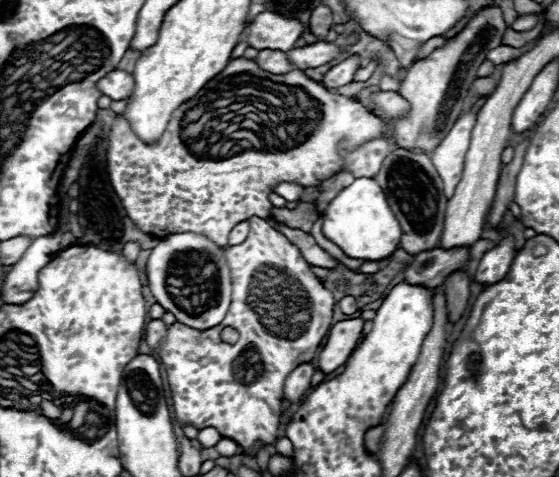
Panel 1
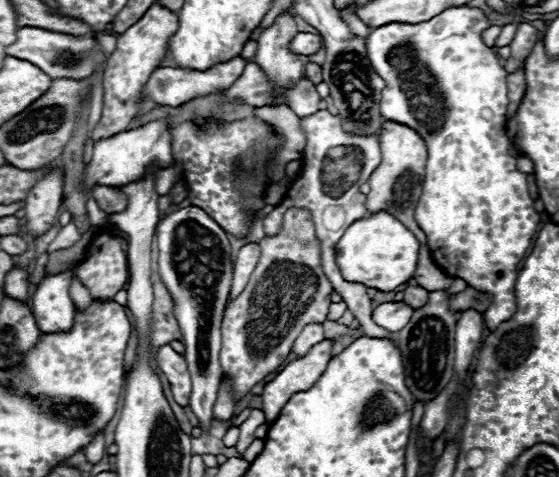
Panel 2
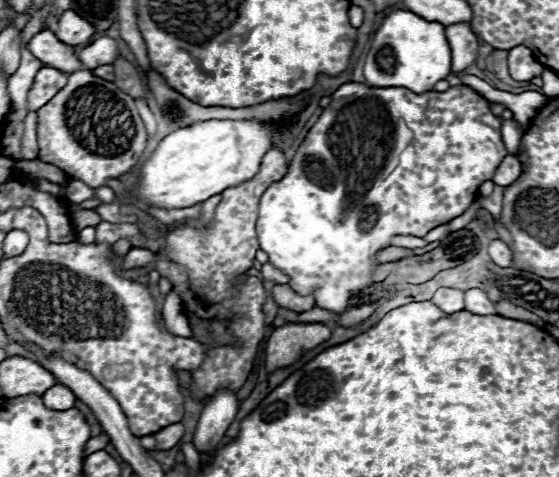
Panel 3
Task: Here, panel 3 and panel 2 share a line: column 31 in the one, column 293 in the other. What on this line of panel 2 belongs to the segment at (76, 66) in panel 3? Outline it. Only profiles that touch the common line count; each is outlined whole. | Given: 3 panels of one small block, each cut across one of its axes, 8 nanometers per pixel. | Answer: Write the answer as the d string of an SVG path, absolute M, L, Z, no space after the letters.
M296 34L290 48L294 54L316 54L322 48L322 38L316 34Z

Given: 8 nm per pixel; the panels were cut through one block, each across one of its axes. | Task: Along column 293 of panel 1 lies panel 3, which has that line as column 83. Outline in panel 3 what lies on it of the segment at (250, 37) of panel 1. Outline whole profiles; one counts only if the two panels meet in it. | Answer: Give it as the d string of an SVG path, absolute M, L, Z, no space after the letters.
M72 10L64 12L56 24L54 34L68 46L88 46L92 42L92 36L96 34L96 28L90 26L84 18L78 18Z

